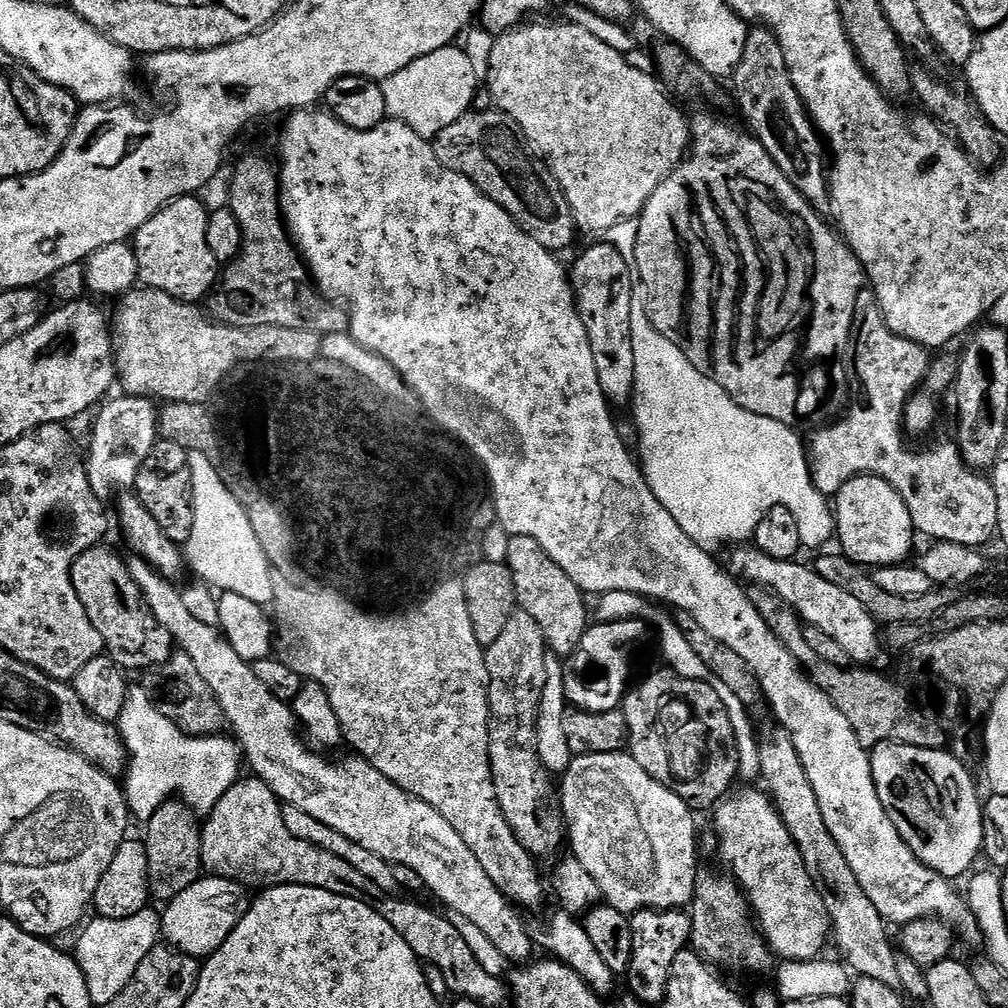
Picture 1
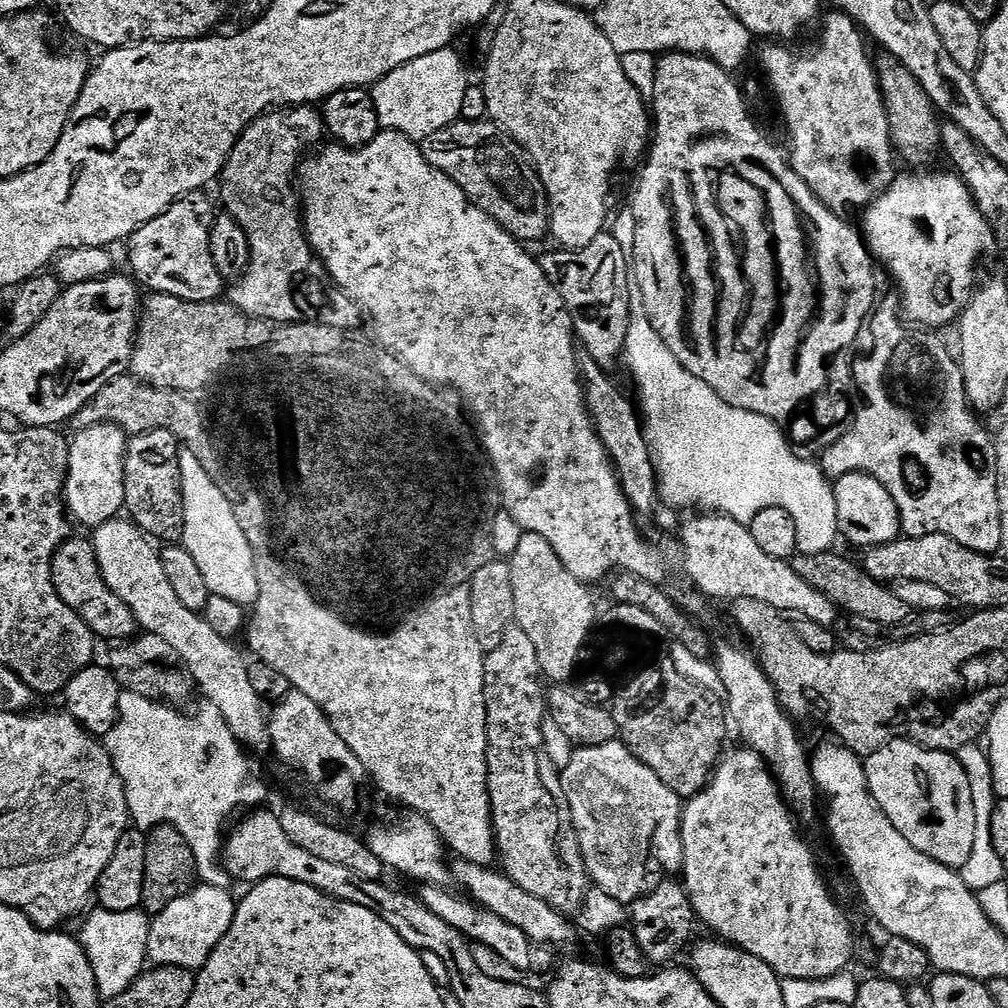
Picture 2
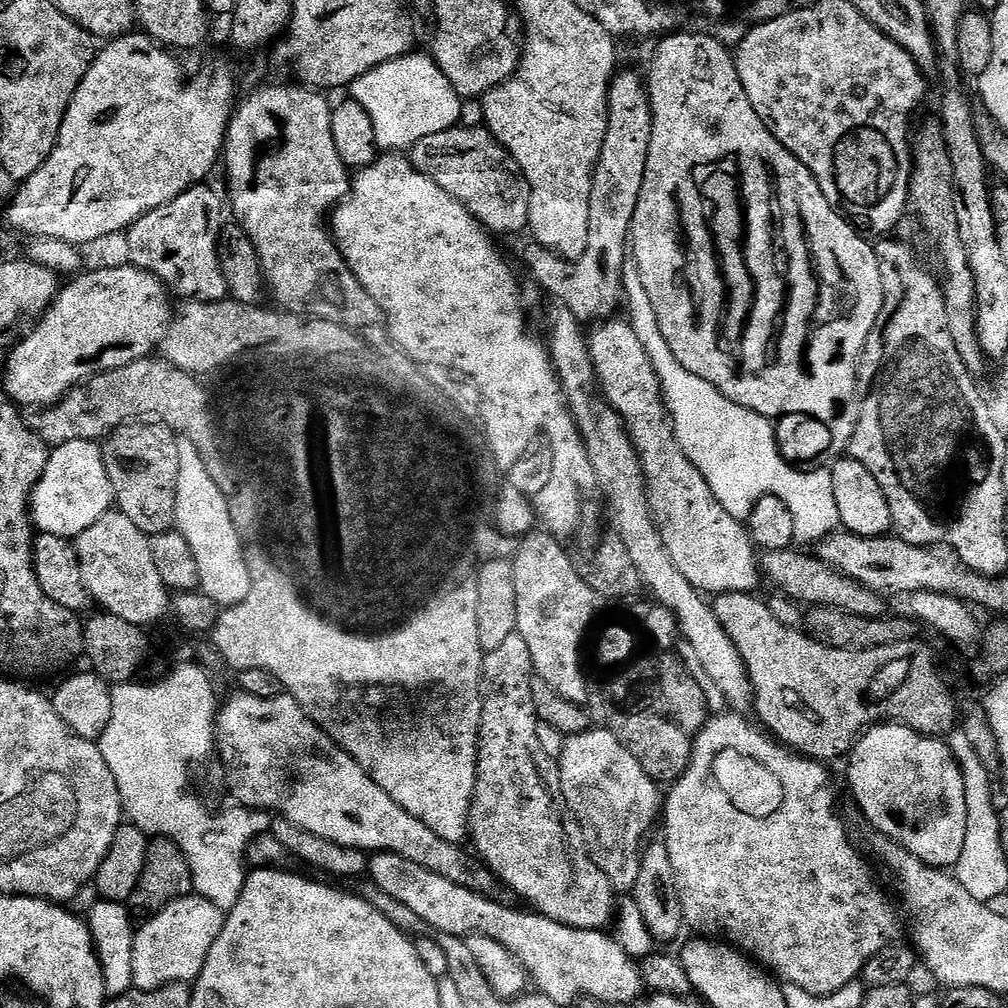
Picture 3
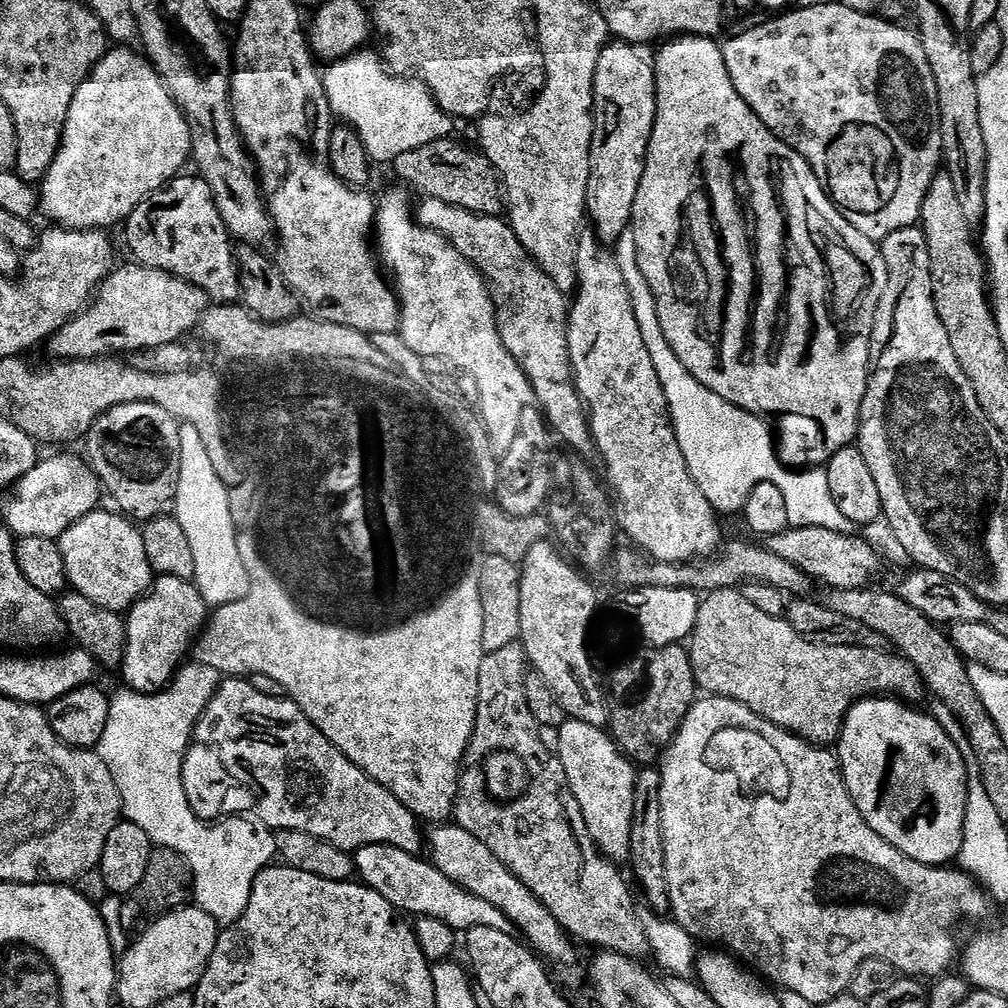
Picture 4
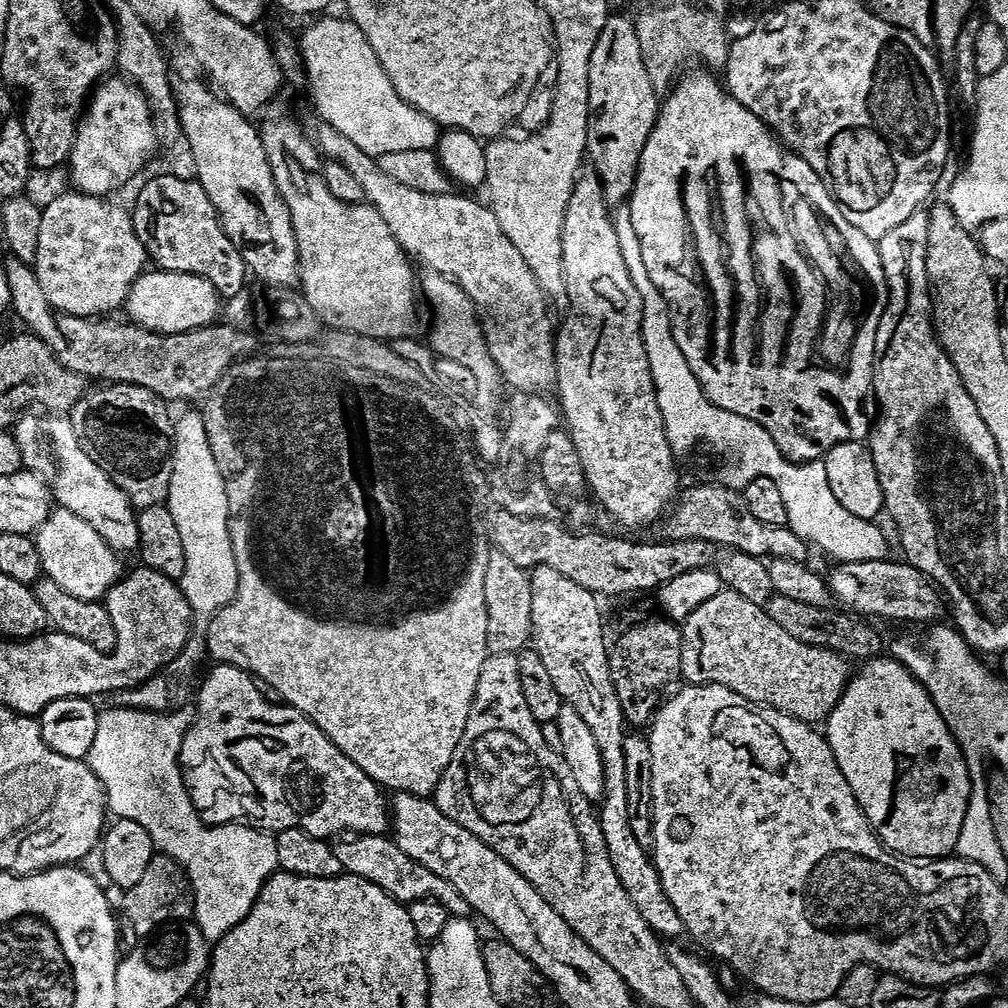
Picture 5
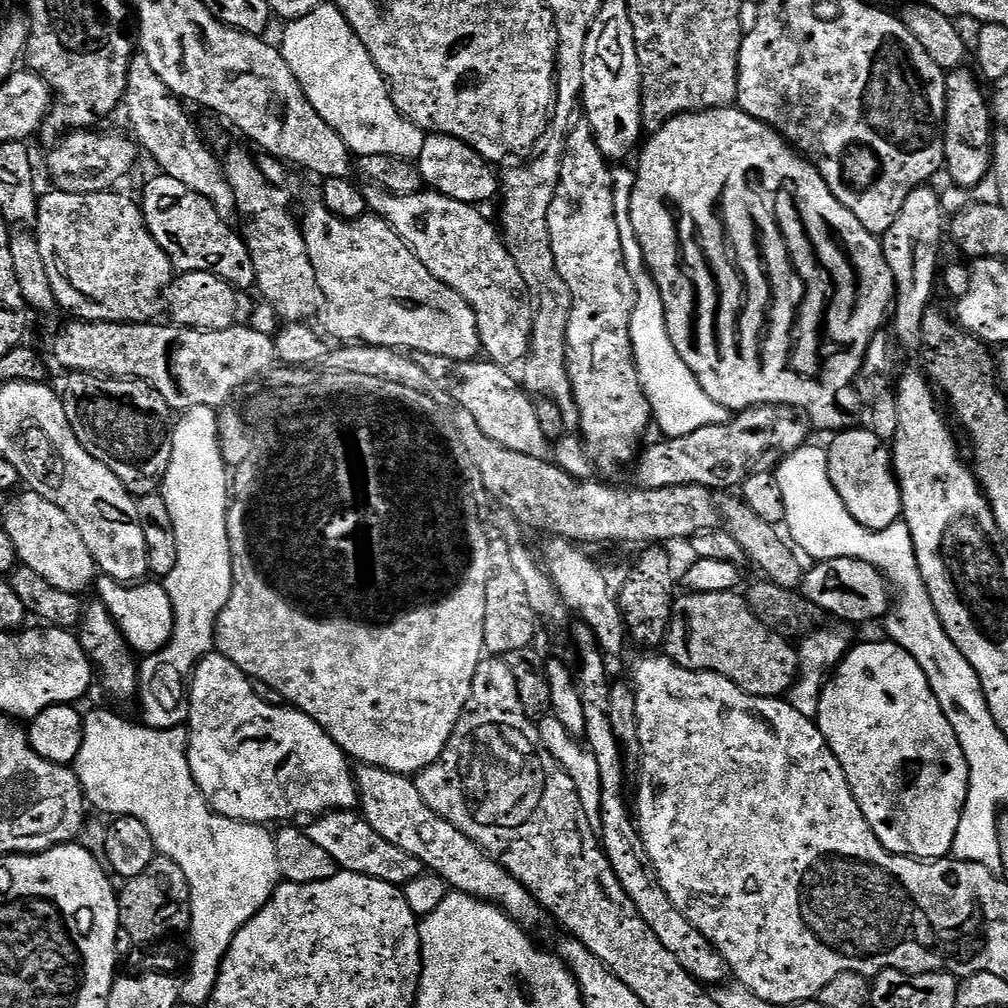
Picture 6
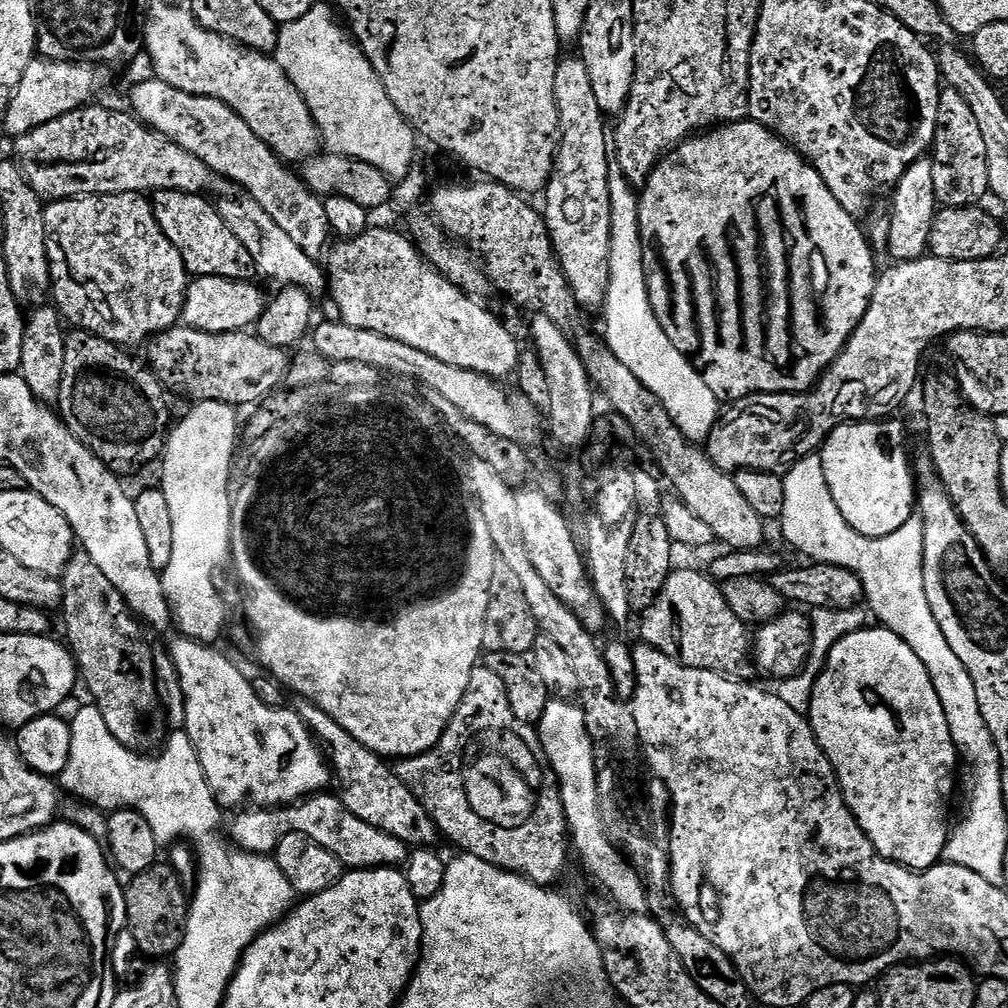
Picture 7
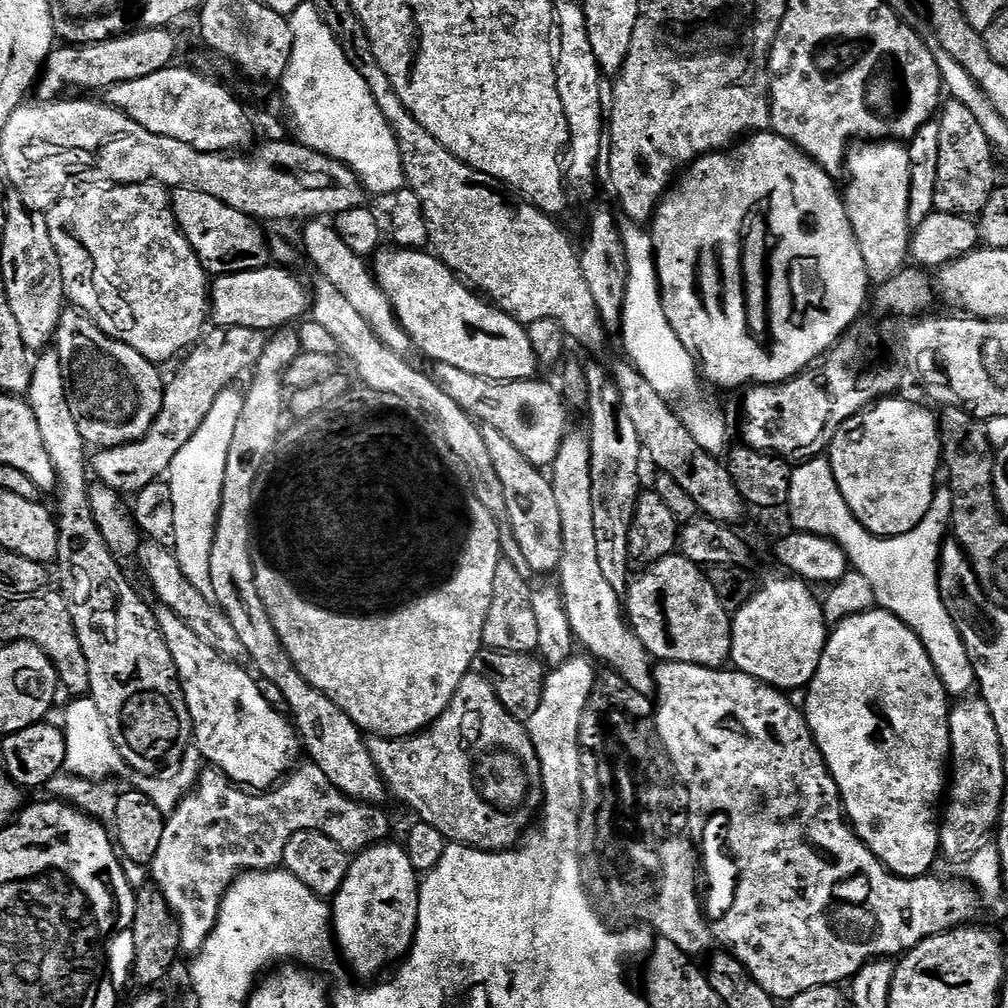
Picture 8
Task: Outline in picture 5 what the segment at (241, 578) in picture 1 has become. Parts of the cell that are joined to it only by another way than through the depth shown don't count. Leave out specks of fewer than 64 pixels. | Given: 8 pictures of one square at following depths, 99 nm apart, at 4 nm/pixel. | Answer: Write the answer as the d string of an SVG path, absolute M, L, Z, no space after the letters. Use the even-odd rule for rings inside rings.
M199 411L188 412L181 420L177 419L175 425L176 443L172 453L172 477L166 506L170 514L174 514L174 522L178 522L178 531L182 534L182 547L186 550L186 574L182 574L178 583L186 601L192 607L193 617L211 618L233 600L240 585L238 562L234 558L232 545L234 528L228 522L228 499L224 475L218 470L218 462L214 462L214 450L210 450L210 438L206 434L203 415Z

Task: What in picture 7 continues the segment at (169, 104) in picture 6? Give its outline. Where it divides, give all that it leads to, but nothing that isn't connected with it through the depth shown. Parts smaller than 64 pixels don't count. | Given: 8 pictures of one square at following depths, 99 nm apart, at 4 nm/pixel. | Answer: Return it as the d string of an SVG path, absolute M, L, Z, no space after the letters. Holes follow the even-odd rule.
M245 195L243 199L219 201L218 207L226 226L230 226L238 242L242 242L246 250L250 250L257 273L261 277L264 275L268 280L277 280L277 285L302 288L309 294L317 294L316 292L322 291L323 288L325 291L326 272L324 276L323 270L319 268L321 265L302 254L302 250L292 241L290 234L285 234L279 228L278 222L274 222L274 218L270 218L270 214L262 210L262 206L253 196Z

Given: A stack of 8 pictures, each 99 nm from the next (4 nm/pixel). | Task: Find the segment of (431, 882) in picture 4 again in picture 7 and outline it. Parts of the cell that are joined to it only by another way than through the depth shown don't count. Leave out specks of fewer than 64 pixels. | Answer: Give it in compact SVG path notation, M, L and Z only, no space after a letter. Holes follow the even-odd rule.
M313 794L291 806L278 808L253 807L253 812L244 812L232 824L231 839L246 852L257 854L275 853L278 842L286 834L305 832L310 838L320 841L330 854L344 863L345 869L360 871L376 867L401 867L409 859L410 848L398 838L362 822L344 805L339 795Z

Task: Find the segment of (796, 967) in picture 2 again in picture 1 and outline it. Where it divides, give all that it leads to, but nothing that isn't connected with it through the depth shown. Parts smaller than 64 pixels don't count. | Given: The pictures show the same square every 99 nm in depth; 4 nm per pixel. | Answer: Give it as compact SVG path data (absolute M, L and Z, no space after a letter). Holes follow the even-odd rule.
M763 791L739 792L720 801L715 809L716 832L720 835L720 856L732 867L734 875L740 879L739 887L754 913L755 923L762 933L768 948L781 961L815 960L821 955L824 943L830 940L830 921L824 909L818 890L813 888L812 879L798 854L798 846L790 838L782 818L776 813L776 805Z

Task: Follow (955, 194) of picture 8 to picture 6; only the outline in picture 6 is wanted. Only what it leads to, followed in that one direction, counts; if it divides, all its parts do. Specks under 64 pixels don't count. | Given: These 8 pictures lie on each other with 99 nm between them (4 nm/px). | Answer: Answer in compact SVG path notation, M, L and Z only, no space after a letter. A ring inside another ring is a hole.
M961 66L951 69L945 75L946 110L942 135L944 138L943 171L957 188L971 190L977 188L982 181L989 179L992 168L992 141L994 139L994 112L990 100L984 97L980 86L982 80L971 67Z

